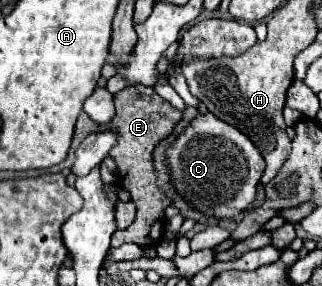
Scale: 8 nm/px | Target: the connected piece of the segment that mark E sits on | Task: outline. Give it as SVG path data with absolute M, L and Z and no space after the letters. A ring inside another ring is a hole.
M140 84L123 88L121 92L113 94L113 100L115 100L115 106L117 106L117 114L115 114L115 118L109 124L99 126L99 124L91 122L91 118L85 112L81 112L79 118L77 118L77 124L75 124L75 136L73 136L73 142L71 142L71 148L69 148L67 158L61 164L53 166L53 168L27 170L25 176L41 176L41 174L49 174L49 172L61 172L63 168L71 168L71 164L73 164L73 152L81 144L81 140L85 136L89 136L93 132L115 130L117 132L117 144L109 152L109 158L115 160L119 184L121 184L121 188L125 188L131 194L131 200L137 206L137 214L135 214L135 220L133 220L133 224L129 228L125 228L123 232L115 232L113 234L111 246L121 246L125 242L133 242L133 244L139 244L139 246L157 246L161 242L163 224L165 224L163 208L167 208L171 204L171 200L165 198L159 192L157 184L155 184L155 172L153 172L151 152L153 152L153 148L155 148L155 144L159 140L163 140L167 134L171 134L173 126L181 120L181 110L173 108L153 88L147 88L147 86L141 86Z

